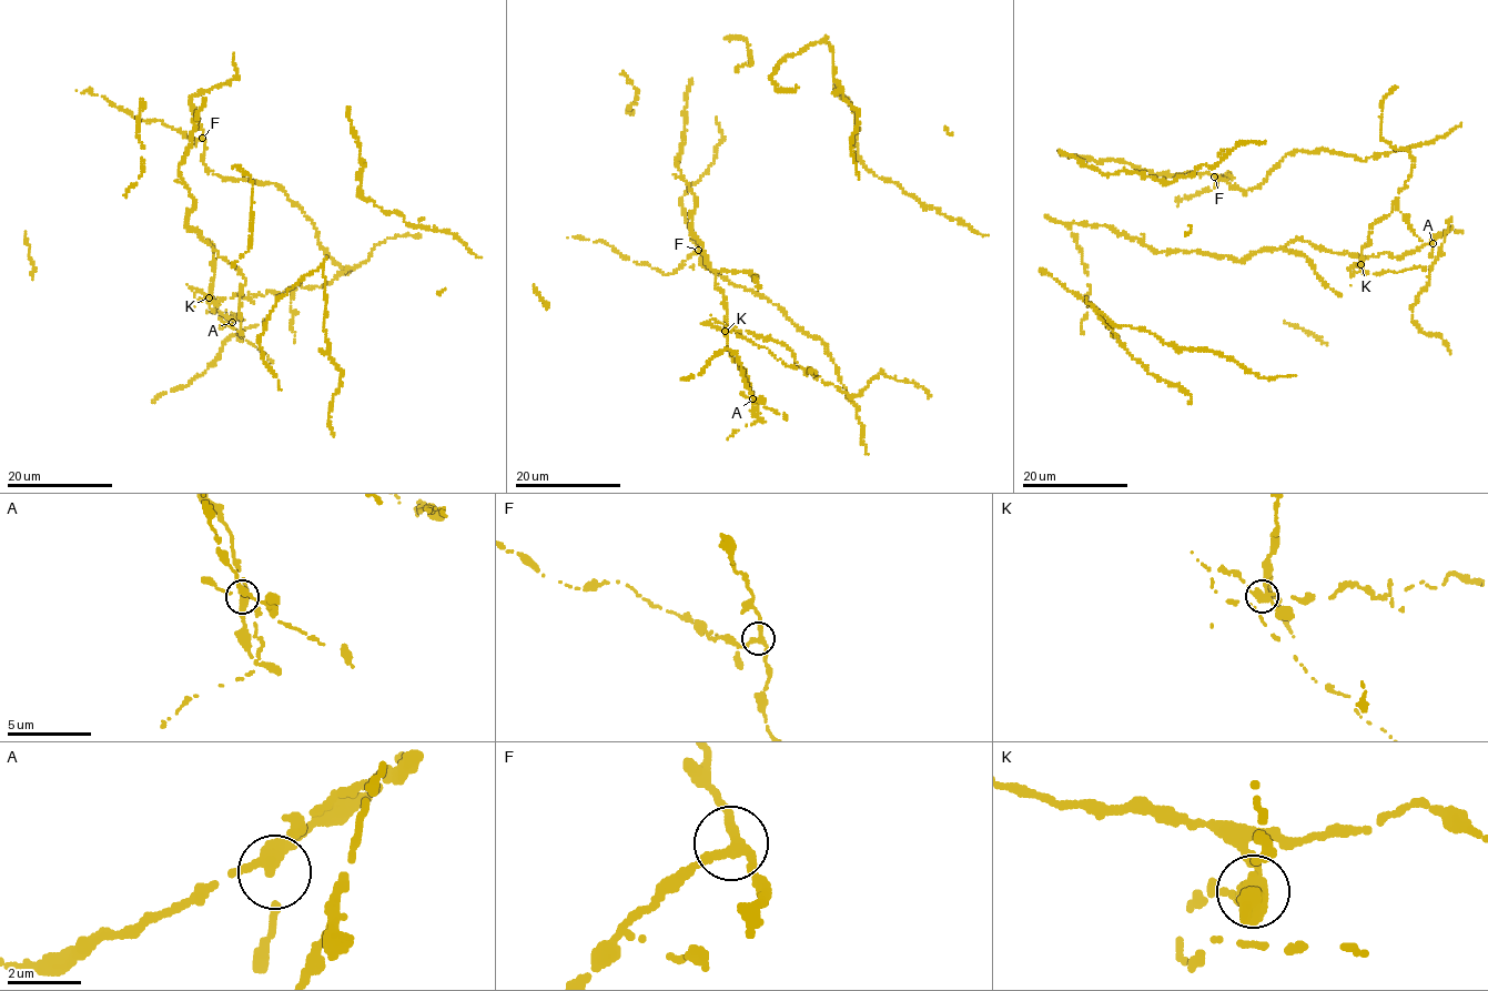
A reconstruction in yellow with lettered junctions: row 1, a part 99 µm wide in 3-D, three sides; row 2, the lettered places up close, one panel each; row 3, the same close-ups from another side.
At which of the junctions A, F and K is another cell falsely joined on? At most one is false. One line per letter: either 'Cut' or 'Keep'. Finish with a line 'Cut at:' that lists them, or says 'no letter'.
A: Keep
F: Keep
K: Cut
Cut at: K

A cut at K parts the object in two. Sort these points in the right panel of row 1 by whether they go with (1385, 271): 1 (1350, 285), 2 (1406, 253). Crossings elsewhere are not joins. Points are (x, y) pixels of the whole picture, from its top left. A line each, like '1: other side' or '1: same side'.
1: same side
2: other side

